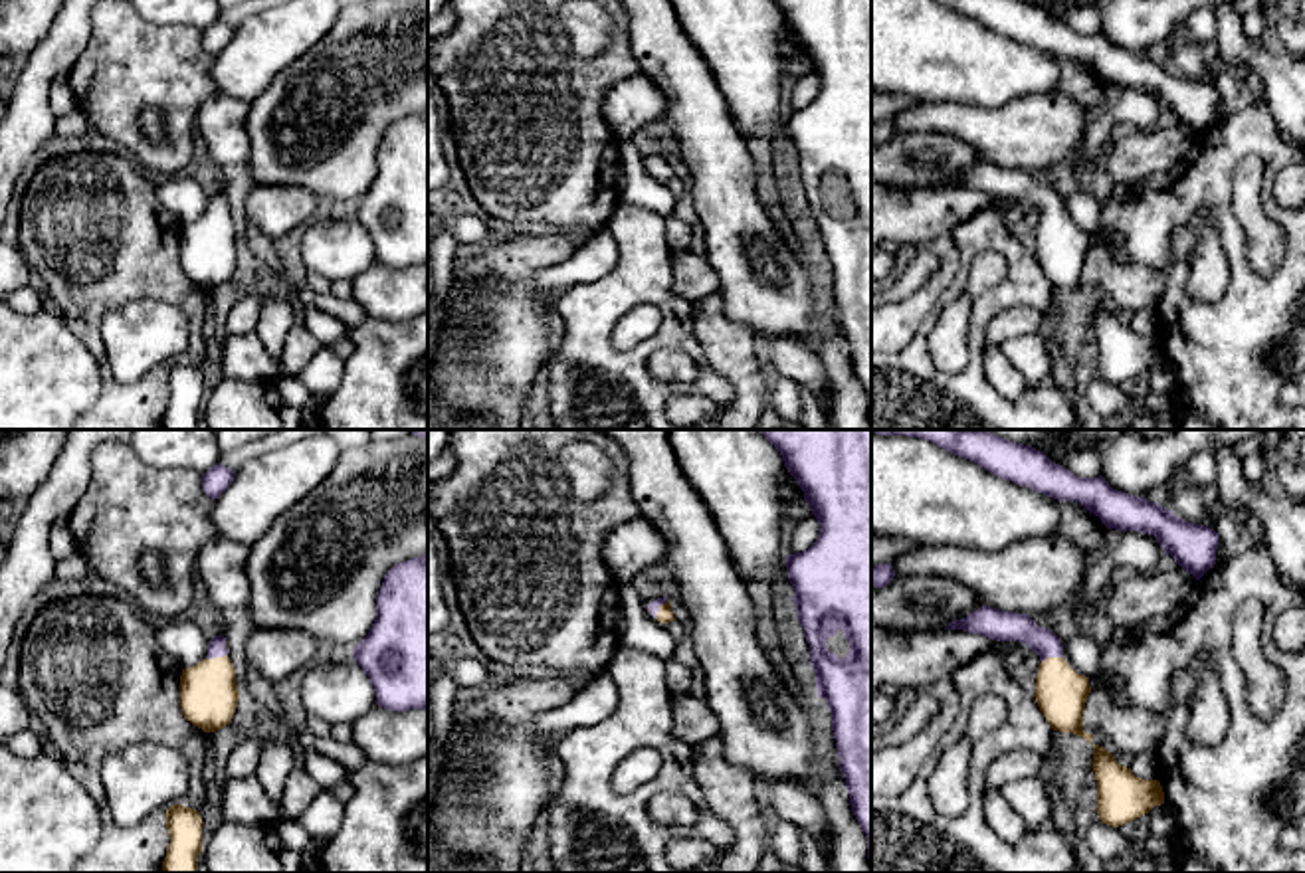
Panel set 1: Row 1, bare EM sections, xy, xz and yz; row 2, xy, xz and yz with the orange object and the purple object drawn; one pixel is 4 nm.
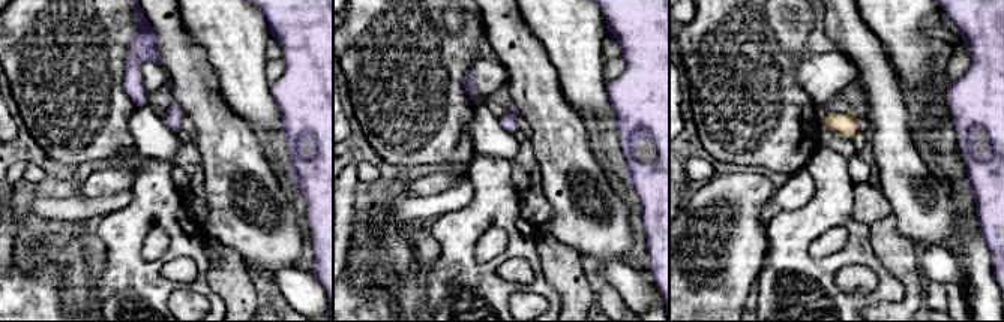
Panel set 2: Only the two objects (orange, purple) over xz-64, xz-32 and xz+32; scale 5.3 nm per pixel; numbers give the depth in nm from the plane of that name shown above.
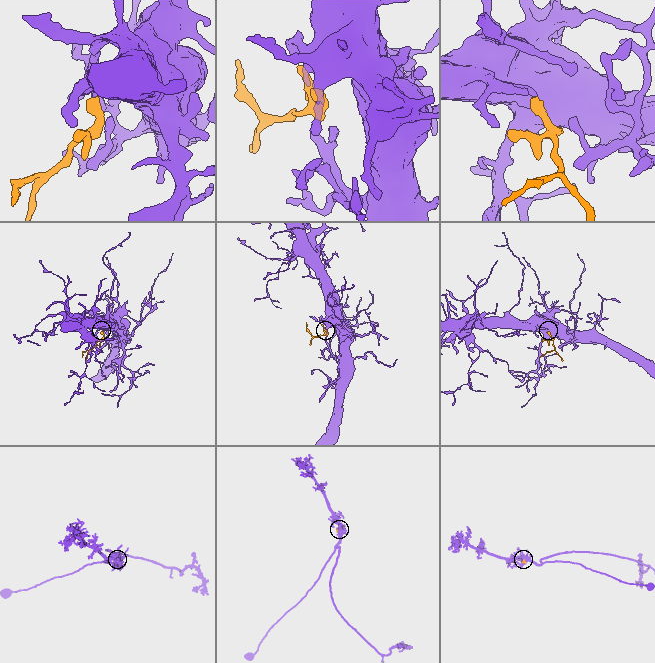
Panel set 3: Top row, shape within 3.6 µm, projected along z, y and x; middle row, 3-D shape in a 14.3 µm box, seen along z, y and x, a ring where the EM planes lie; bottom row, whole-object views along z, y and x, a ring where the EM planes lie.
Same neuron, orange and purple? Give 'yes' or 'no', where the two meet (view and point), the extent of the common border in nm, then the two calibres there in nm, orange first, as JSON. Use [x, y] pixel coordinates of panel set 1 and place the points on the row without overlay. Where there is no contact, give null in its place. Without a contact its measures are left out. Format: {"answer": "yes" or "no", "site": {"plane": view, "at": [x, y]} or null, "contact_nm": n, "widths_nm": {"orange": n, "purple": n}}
{"answer": "yes", "site": {"plane": "yz", "at": [1052, 214]}, "contact_nm": 90, "widths_nm": {"orange": 200, "purple": 130}}

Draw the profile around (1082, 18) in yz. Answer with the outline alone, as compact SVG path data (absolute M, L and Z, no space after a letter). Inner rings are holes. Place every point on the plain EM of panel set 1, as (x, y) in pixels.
M1075 6L1061 18L1077 34L1099 34L1103 32L1101 16L1091 6Z

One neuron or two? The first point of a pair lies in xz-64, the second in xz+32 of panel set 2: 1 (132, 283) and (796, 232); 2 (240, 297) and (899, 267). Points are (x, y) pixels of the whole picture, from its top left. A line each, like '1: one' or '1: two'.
1: one
2: one

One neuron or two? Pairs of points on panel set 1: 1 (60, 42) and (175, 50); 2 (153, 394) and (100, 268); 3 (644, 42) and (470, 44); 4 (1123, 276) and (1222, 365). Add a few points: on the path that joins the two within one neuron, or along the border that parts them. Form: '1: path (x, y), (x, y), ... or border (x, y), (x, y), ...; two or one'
1: border (92, 20), (92, 36), (66, 74); two
2: path (113, 385), (90, 337), (90, 307); one
3: border (626, 20), (630, 50), (640, 70); two
4: border (1139, 262), (1163, 272), (1165, 290), (1155, 307); two

